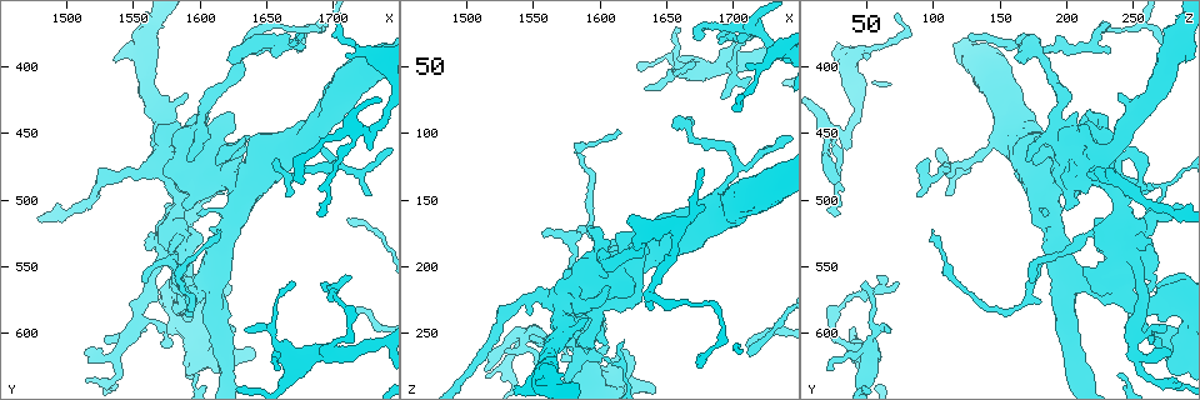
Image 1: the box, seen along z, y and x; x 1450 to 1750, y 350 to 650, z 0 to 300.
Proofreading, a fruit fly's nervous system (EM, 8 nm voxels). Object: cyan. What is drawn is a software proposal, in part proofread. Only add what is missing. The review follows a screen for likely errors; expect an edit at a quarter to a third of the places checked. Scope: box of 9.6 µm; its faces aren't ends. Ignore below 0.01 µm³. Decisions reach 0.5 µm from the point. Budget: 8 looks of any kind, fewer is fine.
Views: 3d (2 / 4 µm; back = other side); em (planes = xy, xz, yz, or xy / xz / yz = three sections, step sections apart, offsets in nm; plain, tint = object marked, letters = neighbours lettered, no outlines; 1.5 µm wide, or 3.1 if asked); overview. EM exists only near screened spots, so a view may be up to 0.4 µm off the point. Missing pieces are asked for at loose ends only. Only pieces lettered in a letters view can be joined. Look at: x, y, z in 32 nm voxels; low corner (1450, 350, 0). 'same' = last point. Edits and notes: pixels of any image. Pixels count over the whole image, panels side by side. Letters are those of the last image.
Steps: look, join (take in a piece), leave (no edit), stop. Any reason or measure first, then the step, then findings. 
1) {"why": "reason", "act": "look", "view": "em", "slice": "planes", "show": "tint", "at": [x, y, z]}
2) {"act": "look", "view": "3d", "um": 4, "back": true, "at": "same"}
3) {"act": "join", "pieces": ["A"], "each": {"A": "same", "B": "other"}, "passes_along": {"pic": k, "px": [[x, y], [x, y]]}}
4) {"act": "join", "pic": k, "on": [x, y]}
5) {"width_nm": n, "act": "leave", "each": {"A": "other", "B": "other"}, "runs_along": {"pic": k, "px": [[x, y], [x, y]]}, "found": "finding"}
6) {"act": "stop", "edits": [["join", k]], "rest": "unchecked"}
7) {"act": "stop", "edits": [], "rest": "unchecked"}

{"why": "tapers out", "act": "look", "view": "3d", "um": 4, "back": true, "at": [1688, 510, 28]}

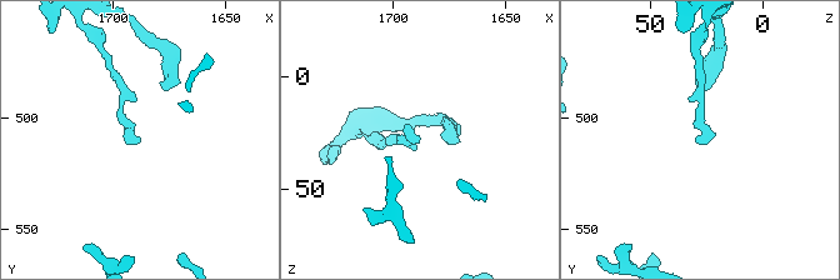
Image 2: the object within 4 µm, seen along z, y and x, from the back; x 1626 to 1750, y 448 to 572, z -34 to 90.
{"act": "look", "view": "em", "slice": "planes", "show": "letters", "at": [1689, 512, 30]}

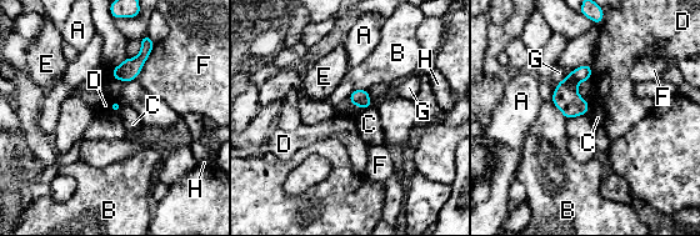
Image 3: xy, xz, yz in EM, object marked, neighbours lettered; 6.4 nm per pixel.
{"act": "leave", "each": {"A": "other", "B": "other", "C": "other", "D": "other", "E": "other", "F": "other", "G": "other", "H": "other"}, "border": {"pic": 3, "px": [[591, 65], [591, 76], [589, 79]]}, "found": "none of them fits"}

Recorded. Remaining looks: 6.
{"why": "thin end", "act": "look", "view": "3d", "um": 2, "at": [1728, 496, 110]}

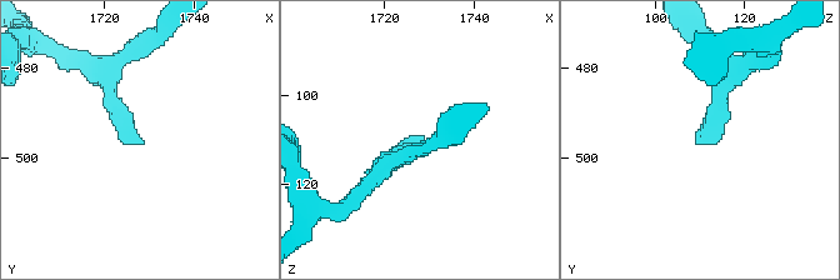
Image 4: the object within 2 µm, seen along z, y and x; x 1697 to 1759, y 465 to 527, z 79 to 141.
{"why": "shape alone is not enough", "act": "look", "view": "em", "slice": "xy", "step": 8, "show": "letters", "at": [1729, 496, 108]}

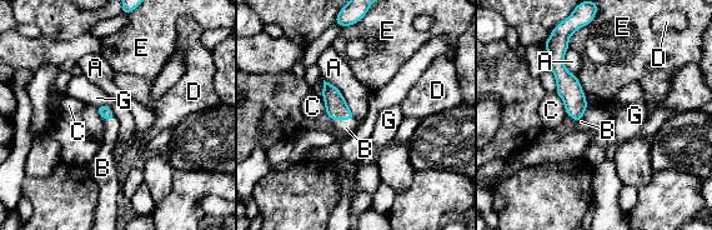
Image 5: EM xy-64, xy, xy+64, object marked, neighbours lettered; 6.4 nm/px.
{"act": "join", "pieces": ["B"], "each": {"A": "other", "B": "same", "C": "other", "D": "other", "E": "other", "G": "other"}, "found": "it goes on there"}

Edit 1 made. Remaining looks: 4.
{"why": "free end", "act": "look", "view": "3d", "um": 4, "at": [1622, 394, 162]}

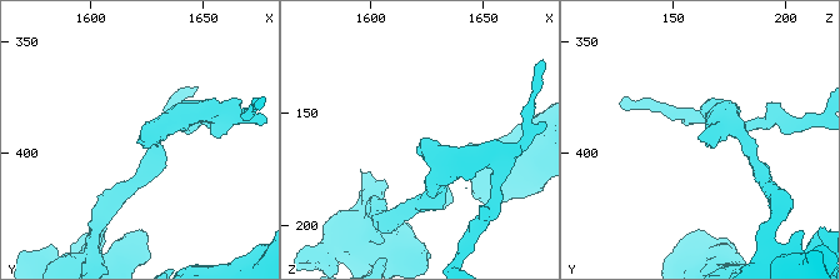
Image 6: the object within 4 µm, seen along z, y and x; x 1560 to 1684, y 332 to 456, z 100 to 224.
{"act": "look", "view": "em", "slice": "yz", "step": 8, "show": "letters", "at": [1624, 393, 161]}

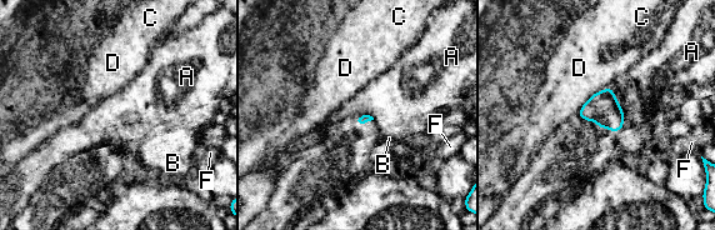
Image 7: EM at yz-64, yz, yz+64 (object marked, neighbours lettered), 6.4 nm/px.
{"why": "another direction", "act": "look", "view": "em", "slice": "planes", "show": "letters", "at": "same"}

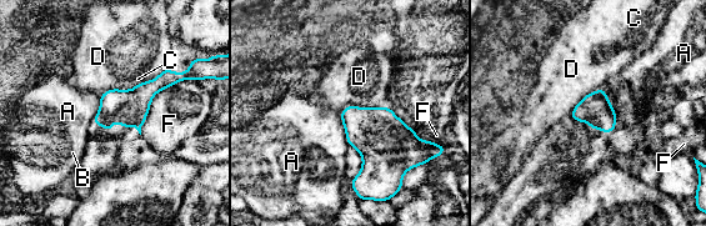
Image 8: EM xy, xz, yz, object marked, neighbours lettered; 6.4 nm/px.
{"act": "leave", "each": {"A": "other", "B": "other", "C": "other", "D": "other", "F": "other"}, "found": "none of them fits"}

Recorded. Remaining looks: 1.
{"act": "stop", "edits": [["join", 5]], "rest": "unchecked"}

